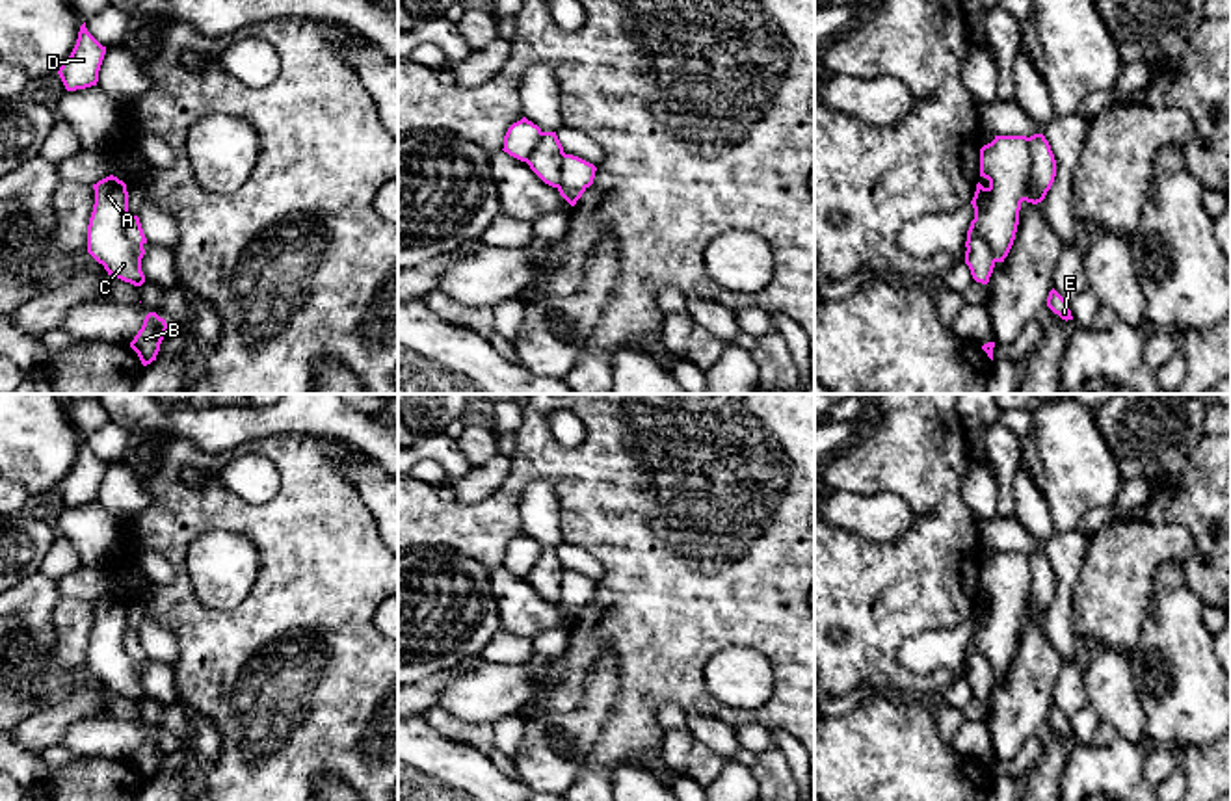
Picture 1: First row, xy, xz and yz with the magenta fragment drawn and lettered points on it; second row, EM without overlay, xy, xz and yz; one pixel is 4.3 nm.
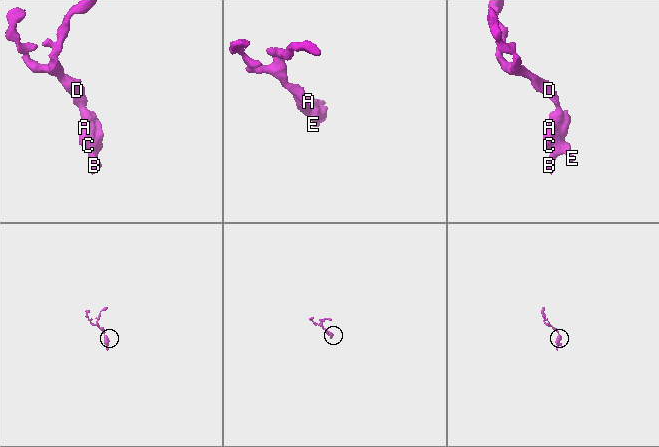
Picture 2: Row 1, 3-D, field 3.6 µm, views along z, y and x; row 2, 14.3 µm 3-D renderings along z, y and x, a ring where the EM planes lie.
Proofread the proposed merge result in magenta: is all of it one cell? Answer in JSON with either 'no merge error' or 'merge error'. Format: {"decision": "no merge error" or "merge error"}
{"decision": "merge error"}

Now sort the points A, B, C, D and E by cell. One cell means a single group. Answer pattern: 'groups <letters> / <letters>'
groups A C / B D E

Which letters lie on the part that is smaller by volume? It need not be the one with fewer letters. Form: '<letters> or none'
A, C

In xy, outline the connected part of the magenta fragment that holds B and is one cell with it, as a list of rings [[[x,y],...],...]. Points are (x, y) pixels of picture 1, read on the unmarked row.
[[[149,729],[145,732],[141,745],[130,758],[130,764],[138,769],[143,782],[156,777],[160,760],[162,760],[167,745],[169,745],[169,742],[156,729]]]

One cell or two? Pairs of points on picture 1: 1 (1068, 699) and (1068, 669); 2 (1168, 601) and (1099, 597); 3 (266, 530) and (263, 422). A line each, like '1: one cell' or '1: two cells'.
1: one cell
2: two cells
3: two cells

